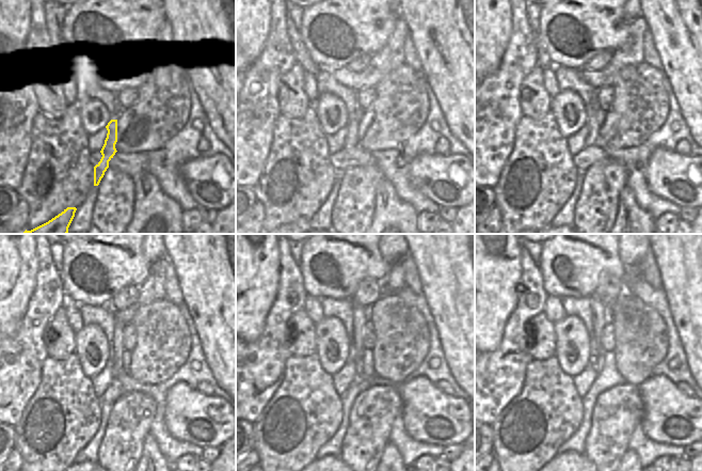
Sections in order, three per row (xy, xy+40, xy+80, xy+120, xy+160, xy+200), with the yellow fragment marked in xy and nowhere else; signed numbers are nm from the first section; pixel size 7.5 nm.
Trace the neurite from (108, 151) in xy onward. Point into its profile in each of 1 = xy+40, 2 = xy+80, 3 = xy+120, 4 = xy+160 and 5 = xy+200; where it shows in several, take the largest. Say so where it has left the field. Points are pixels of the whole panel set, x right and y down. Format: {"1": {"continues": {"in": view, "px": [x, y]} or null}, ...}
{"1": {"continues": {"in": "xy+40", "px": [351, 141]}}, "2": {"continues": {"in": "xy+80", "px": [591, 139]}}, "3": {"continues": {"in": "xy+120", "px": [118, 347]}}, "4": {"continues": {"in": "xy+160", "px": [361, 315]}}, "5": {"continues": {"in": "xy+200", "px": [600, 317]}}}

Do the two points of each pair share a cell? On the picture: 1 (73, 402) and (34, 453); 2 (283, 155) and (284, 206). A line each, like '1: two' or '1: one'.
1: one
2: one

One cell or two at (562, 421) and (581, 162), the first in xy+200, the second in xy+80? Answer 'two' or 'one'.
two

